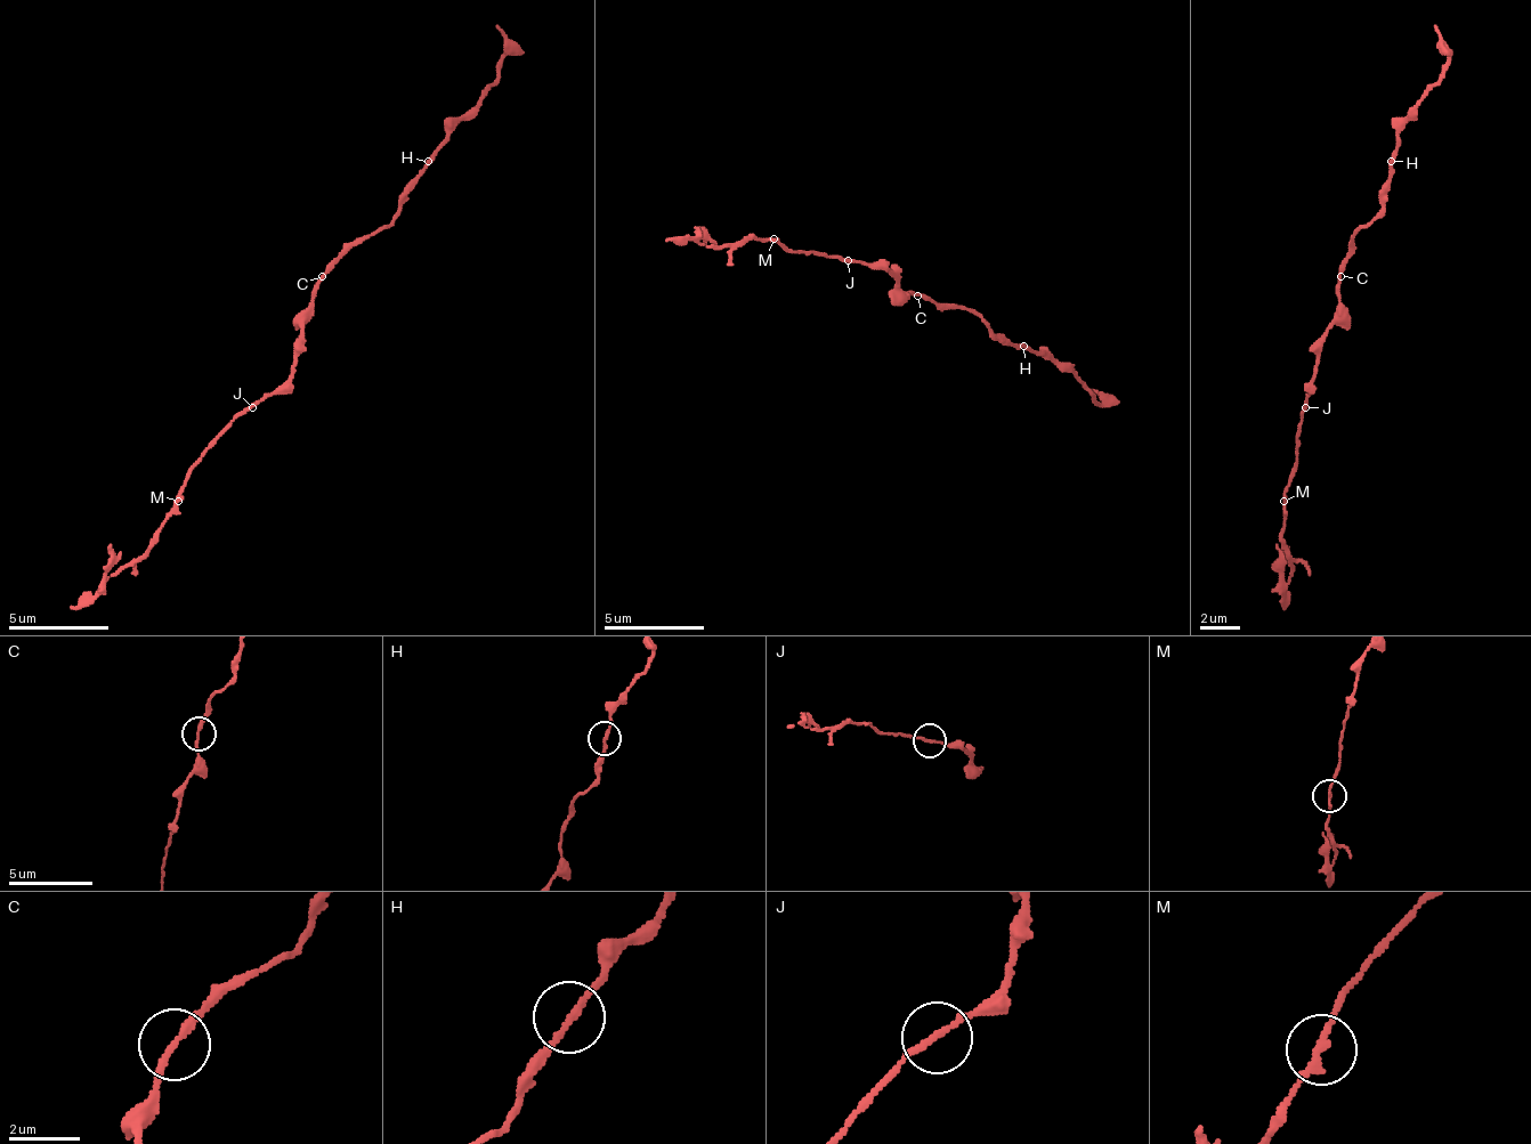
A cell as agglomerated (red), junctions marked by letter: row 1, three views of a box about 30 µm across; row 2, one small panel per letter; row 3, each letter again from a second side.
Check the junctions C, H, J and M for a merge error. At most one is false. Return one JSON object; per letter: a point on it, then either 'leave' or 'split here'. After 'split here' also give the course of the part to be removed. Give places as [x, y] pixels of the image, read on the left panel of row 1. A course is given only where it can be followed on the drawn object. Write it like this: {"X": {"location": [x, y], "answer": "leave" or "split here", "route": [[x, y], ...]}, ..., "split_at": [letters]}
{"C": {"location": [322, 276], "answer": "leave"}, "H": {"location": [428, 161], "answer": "leave"}, "J": {"location": [252, 407], "answer": "leave"}, "M": {"location": [178, 501], "answer": "split here", "route": [[177, 502], [142, 552], [72, 607]]}, "split_at": ["M"]}

